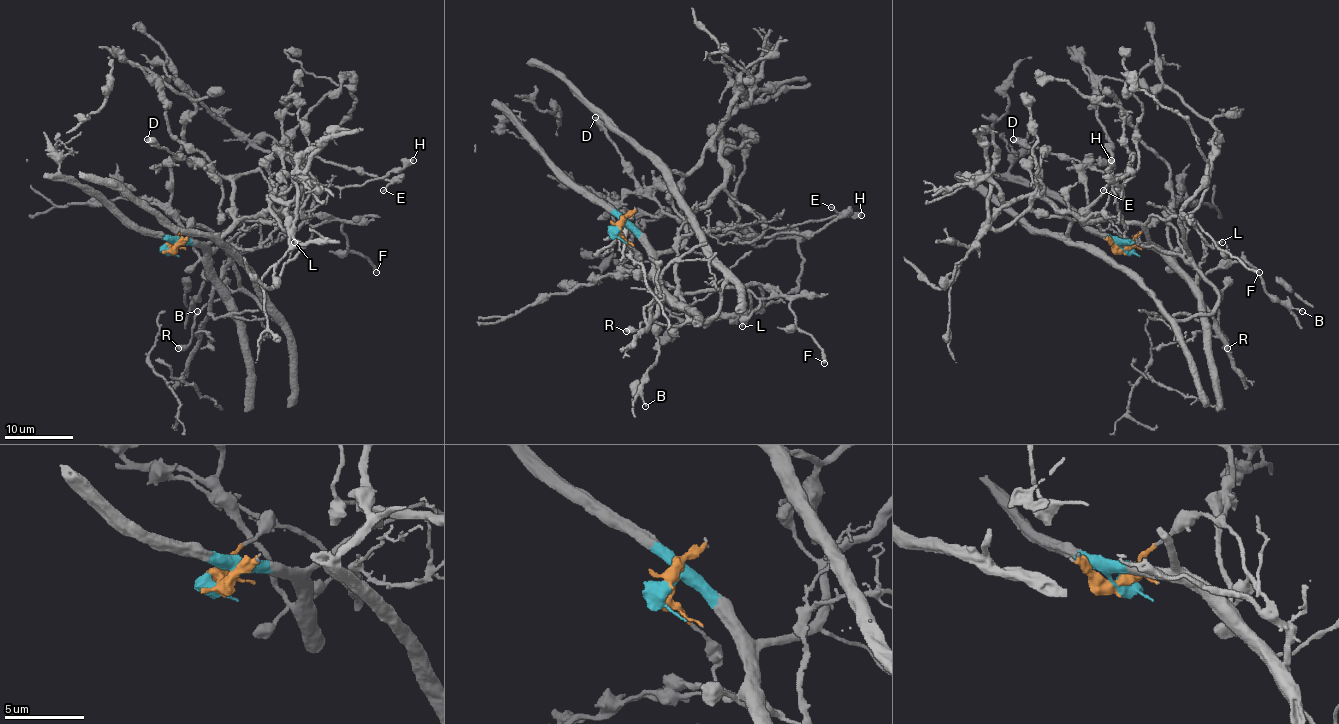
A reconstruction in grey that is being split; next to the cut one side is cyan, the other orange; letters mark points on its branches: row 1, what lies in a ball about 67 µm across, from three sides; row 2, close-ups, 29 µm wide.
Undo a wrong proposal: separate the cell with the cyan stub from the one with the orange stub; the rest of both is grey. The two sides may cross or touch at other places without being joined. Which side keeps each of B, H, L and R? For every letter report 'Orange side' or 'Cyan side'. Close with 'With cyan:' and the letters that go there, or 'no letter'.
B: Cyan side
H: Cyan side
L: Cyan side
R: Orange side
With cyan: B, H, L

